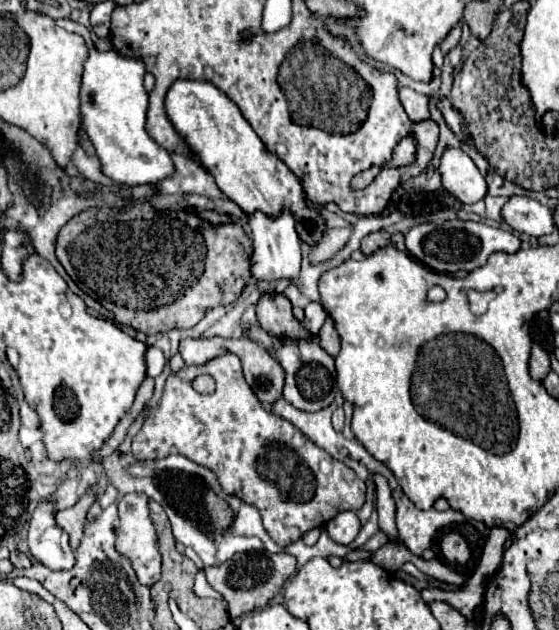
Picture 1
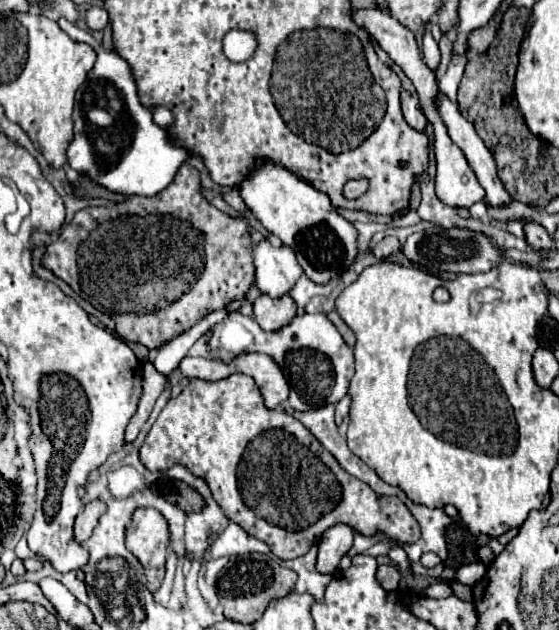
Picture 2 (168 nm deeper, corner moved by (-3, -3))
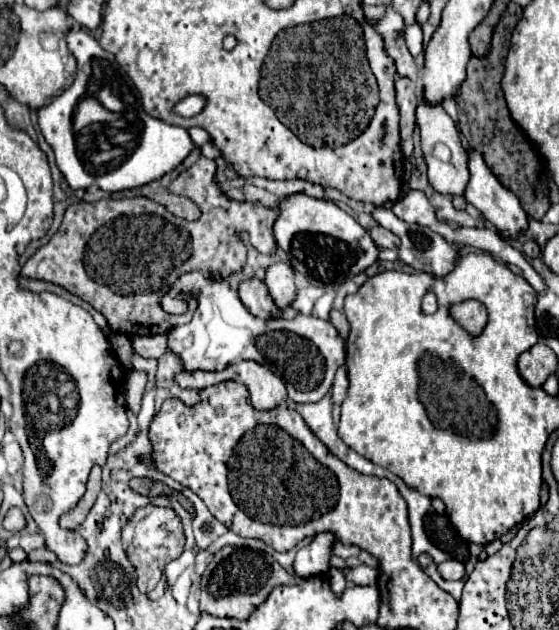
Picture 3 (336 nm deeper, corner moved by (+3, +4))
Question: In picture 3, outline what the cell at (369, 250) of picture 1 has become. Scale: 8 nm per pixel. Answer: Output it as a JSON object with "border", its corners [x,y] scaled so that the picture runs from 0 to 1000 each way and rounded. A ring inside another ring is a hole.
{"border":[[[680,357],[665,360],[665,363],[662,363],[662,373],[665,373],[665,379],[669,379],[680,392],[691,392],[691,395],[712,395],[712,392],[716,392],[716,379],[712,379],[701,367],[694,367],[694,363],[680,360]]]}

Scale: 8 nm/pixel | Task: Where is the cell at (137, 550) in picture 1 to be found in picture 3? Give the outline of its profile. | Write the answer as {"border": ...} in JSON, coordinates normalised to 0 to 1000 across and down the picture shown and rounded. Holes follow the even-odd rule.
{"border":[[[275,802],[250,805],[240,814],[240,821],[229,827],[229,833],[218,840],[218,862],[222,862],[222,871],[225,871],[233,894],[243,903],[250,941],[265,941],[286,922],[293,900],[304,890],[311,890],[315,884],[322,884],[322,878],[329,875],[326,827],[315,817],[315,811],[304,805],[301,808],[297,805],[275,805]]]}

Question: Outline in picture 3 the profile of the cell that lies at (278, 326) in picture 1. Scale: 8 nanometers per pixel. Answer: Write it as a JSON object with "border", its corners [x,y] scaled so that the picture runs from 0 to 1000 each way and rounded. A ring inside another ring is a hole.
{"border":[[[447,440],[426,452],[429,478],[444,487],[444,494],[465,506],[487,506],[497,503],[501,490],[490,484],[487,471],[479,468],[479,459],[469,443]]]}

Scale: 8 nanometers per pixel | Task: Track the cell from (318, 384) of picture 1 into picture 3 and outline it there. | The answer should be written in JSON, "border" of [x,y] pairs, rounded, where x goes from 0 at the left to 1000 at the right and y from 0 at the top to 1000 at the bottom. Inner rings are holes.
{"border":[[[358,430],[322,437],[311,452],[354,468],[354,490],[343,510],[301,525],[301,554],[326,573],[329,589],[397,589],[415,576],[447,570],[487,586],[508,605],[515,630],[526,640],[562,640],[590,621],[597,592],[615,579],[619,563],[615,541],[594,513],[547,500],[530,500],[515,510],[454,503],[404,443],[372,443]]]}

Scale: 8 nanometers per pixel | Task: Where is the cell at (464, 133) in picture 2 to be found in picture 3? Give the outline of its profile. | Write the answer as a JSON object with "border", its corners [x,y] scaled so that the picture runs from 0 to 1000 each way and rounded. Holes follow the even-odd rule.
{"border":[[[852,240],[841,243],[837,265],[841,265],[841,290],[837,290],[834,306],[830,306],[834,319],[844,322],[844,325],[866,341],[866,348],[877,351],[877,354],[887,360],[887,367],[891,367],[891,373],[894,373],[898,379],[919,379],[919,376],[934,373],[937,363],[945,360],[945,341],[941,341],[937,332],[930,329],[927,313],[923,313],[916,303],[909,303],[909,300],[880,278],[880,271],[873,268],[873,262],[869,262],[869,256],[862,252],[859,243],[852,243]]]}

